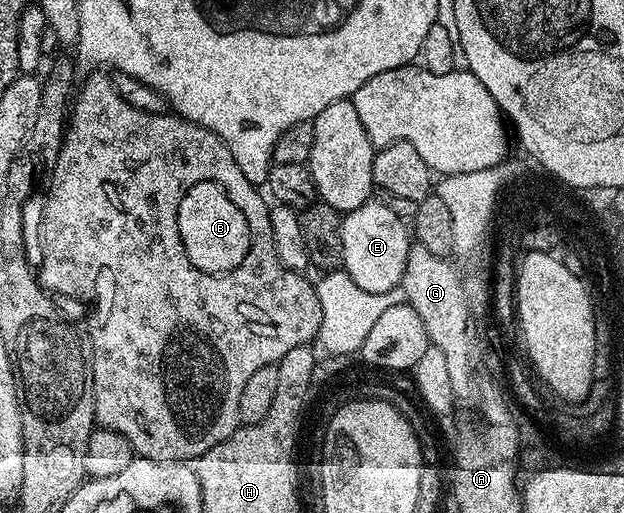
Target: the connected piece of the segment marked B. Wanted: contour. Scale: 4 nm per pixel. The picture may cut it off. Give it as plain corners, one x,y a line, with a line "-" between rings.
201,181
194,184
181,198
180,208
177,210
177,228
180,229
181,243
184,244
188,260
202,274
228,274
243,262
251,246
251,232
244,214
226,193
222,186
212,181

